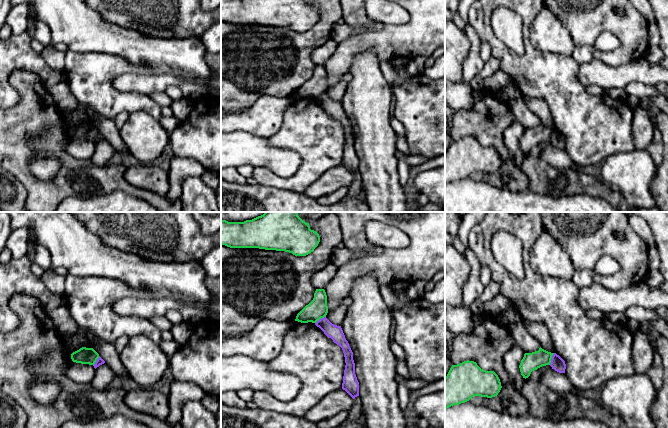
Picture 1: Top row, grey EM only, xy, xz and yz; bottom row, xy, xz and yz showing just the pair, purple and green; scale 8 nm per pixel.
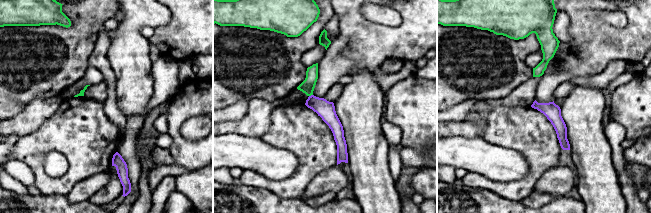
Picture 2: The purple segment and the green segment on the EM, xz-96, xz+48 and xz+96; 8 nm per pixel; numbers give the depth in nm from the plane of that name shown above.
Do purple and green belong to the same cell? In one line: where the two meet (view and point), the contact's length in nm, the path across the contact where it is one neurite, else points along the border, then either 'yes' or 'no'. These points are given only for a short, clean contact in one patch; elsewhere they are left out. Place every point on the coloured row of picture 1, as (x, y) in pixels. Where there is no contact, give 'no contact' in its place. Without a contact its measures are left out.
yz (551, 359) | 100 nm | along yz (554, 353), (549, 364) | no

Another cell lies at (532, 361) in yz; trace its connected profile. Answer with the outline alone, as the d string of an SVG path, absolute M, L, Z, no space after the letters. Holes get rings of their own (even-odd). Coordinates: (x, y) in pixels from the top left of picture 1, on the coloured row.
M541 347L538 351L525 353L519 365L523 378L528 378L532 371L546 365L550 365L554 353L548 352Z

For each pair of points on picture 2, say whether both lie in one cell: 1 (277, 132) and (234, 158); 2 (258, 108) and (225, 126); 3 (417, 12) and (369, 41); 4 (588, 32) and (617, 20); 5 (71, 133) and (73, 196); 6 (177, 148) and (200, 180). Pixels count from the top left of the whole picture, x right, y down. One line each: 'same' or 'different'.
1: different
2: same
3: same
4: different
5: different
6: different

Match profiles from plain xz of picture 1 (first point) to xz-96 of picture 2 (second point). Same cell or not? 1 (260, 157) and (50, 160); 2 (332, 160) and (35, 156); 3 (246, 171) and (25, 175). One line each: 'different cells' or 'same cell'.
1: same cell
2: same cell
3: same cell

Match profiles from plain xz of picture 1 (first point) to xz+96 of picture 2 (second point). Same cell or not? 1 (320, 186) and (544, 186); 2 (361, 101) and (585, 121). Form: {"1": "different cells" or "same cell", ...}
{"1": "same cell", "2": "same cell"}

